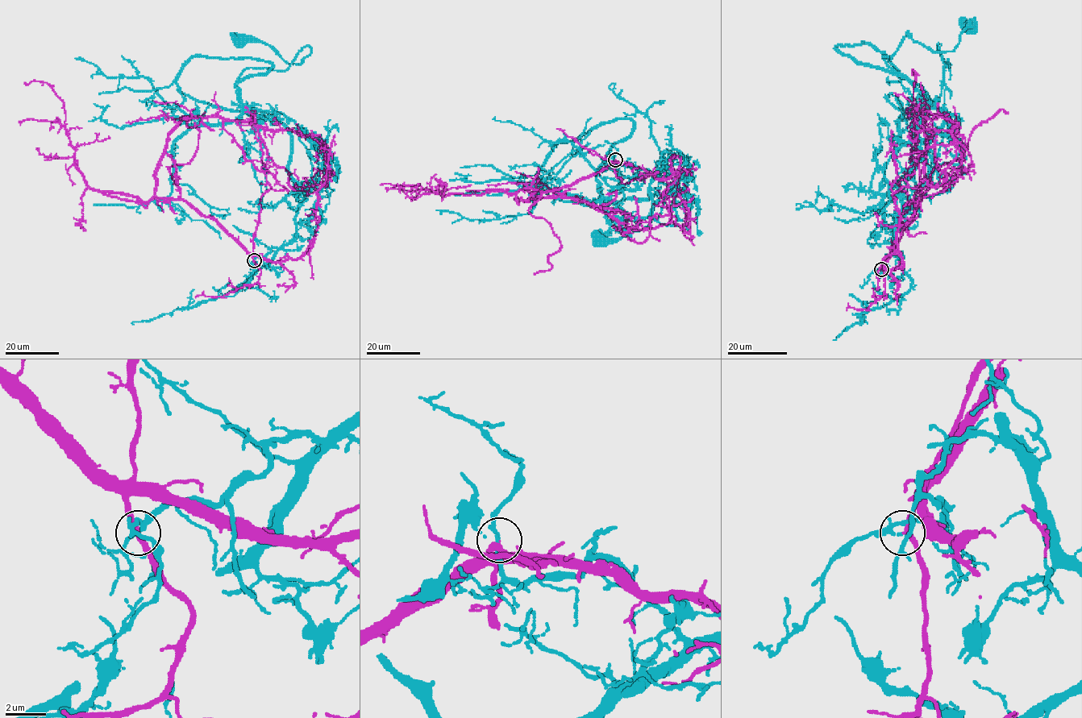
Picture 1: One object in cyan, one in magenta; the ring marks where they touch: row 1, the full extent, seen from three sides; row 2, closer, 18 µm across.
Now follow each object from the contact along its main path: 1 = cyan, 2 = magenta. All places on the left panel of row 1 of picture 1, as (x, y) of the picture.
1: (254, 260), (291, 239), (304, 192), (290, 134), (235, 81), (310, 53), (288, 64), (239, 39)
2: (254, 260), (209, 217), (155, 196), (167, 136), (195, 117), (297, 130), (328, 151), (327, 184), (312, 178)

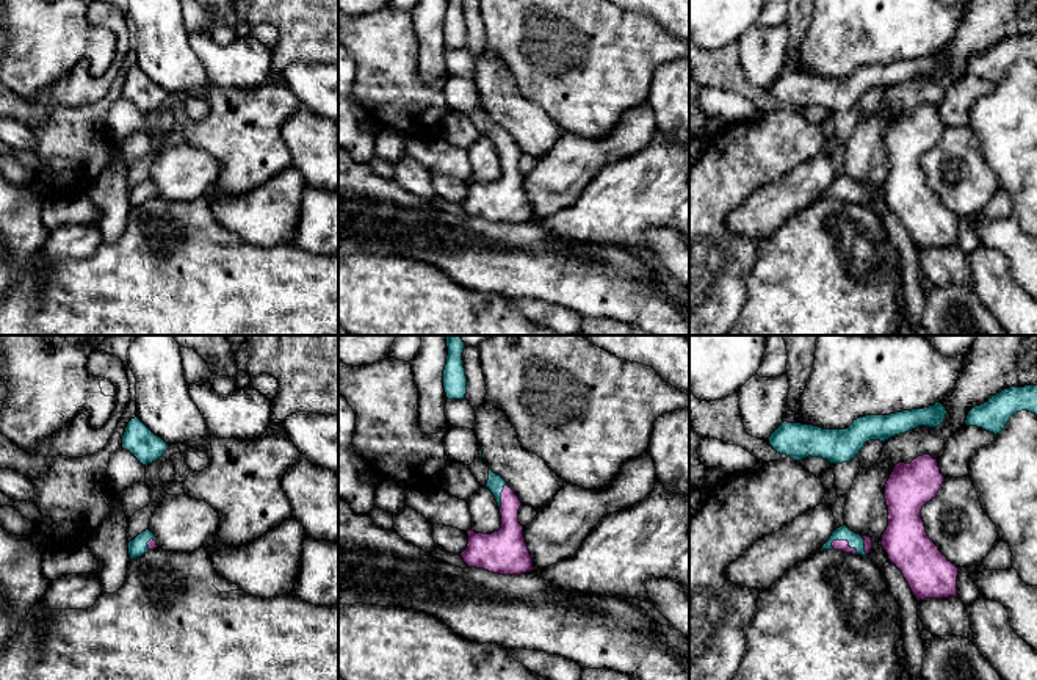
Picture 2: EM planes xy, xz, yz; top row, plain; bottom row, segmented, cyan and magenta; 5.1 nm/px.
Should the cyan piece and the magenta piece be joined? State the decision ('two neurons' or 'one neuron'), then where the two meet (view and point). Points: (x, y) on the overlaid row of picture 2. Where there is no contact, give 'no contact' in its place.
two neurons; meets cyan in yz at (846, 539)

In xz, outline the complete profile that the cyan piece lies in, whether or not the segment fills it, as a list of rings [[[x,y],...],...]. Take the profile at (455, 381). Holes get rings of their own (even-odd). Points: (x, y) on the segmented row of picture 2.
[[[461,335],[446,337],[446,365],[443,370],[443,389],[448,400],[465,400],[467,376],[462,360],[465,343]]]

